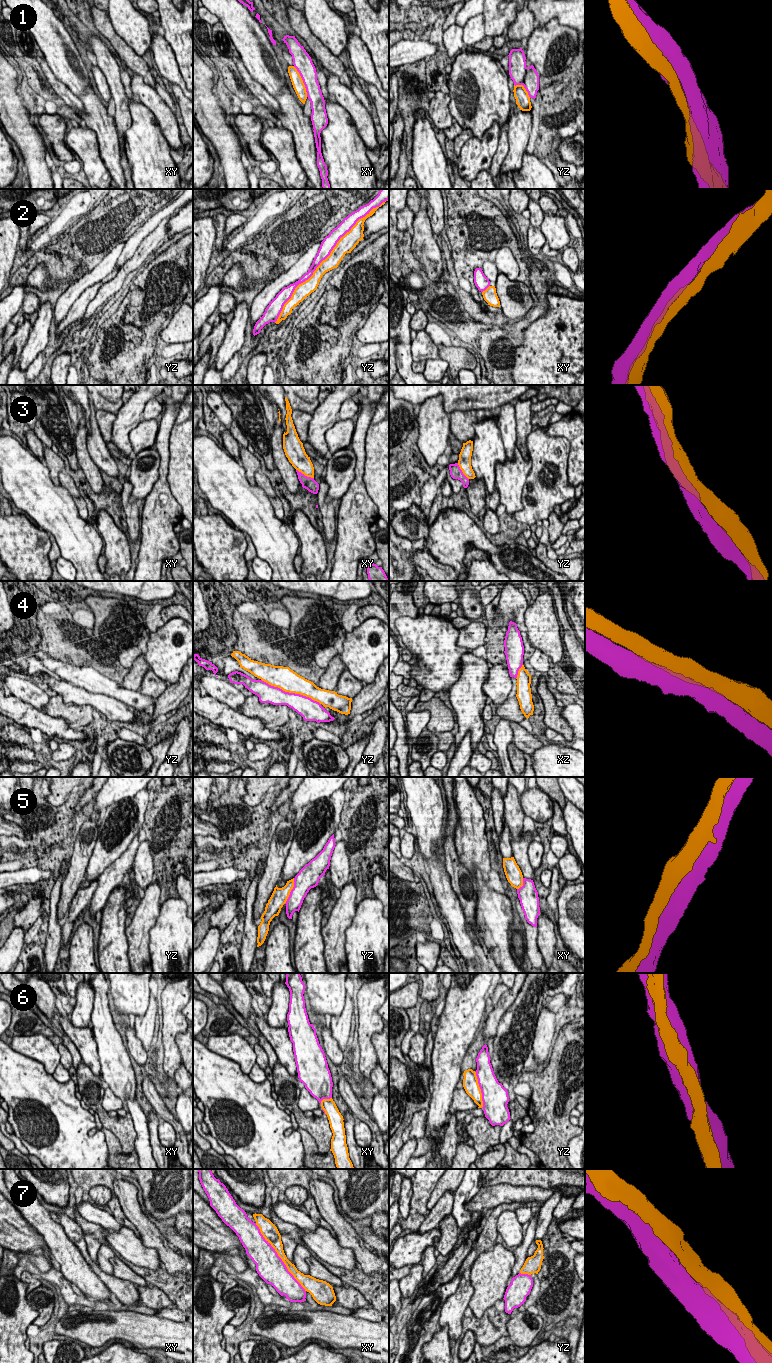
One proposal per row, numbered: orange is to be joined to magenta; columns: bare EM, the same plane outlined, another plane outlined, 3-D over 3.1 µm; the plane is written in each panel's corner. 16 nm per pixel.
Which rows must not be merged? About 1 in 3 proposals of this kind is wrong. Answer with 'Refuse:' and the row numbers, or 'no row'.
Refuse: 1, 2, 3, 5

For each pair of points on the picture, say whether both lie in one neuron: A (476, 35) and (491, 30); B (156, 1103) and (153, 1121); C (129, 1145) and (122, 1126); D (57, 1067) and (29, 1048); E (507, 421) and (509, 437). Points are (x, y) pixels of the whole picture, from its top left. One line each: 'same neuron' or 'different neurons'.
A: different neurons
B: different neurons
C: same neuron
D: same neuron
E: same neuron

